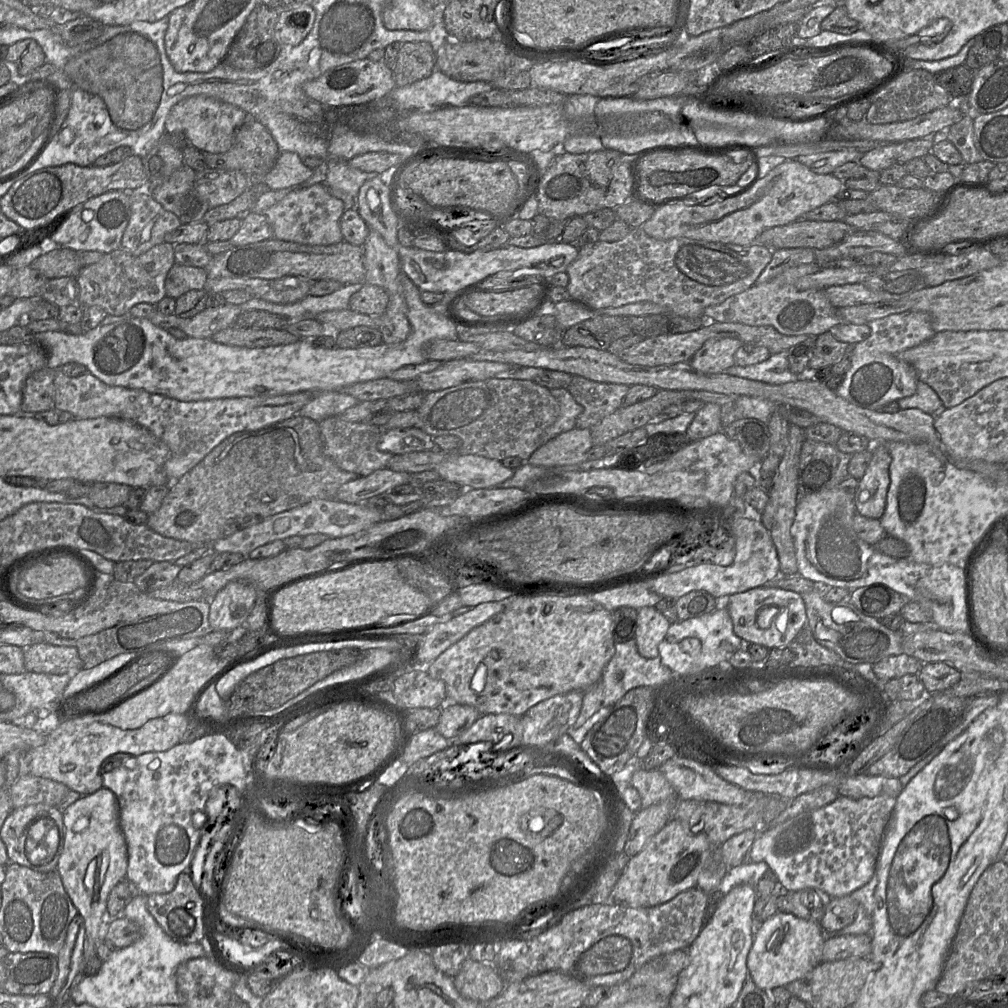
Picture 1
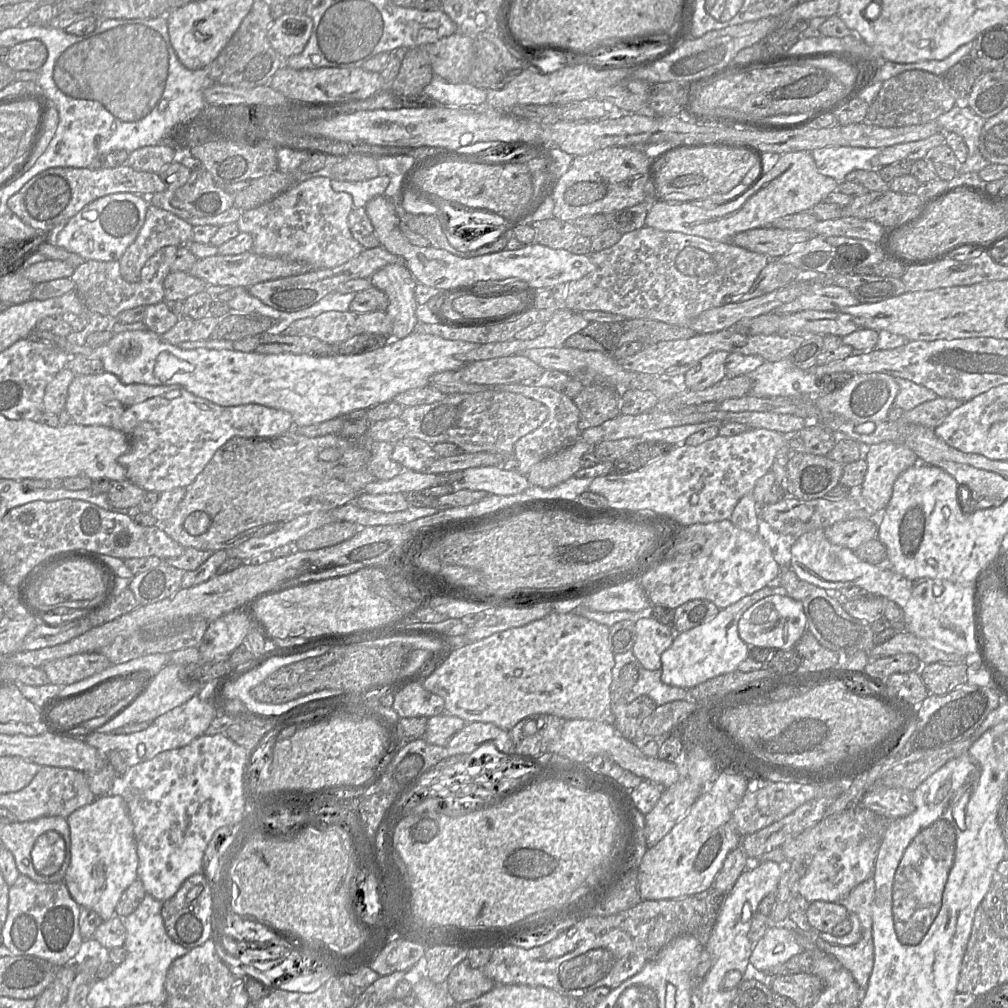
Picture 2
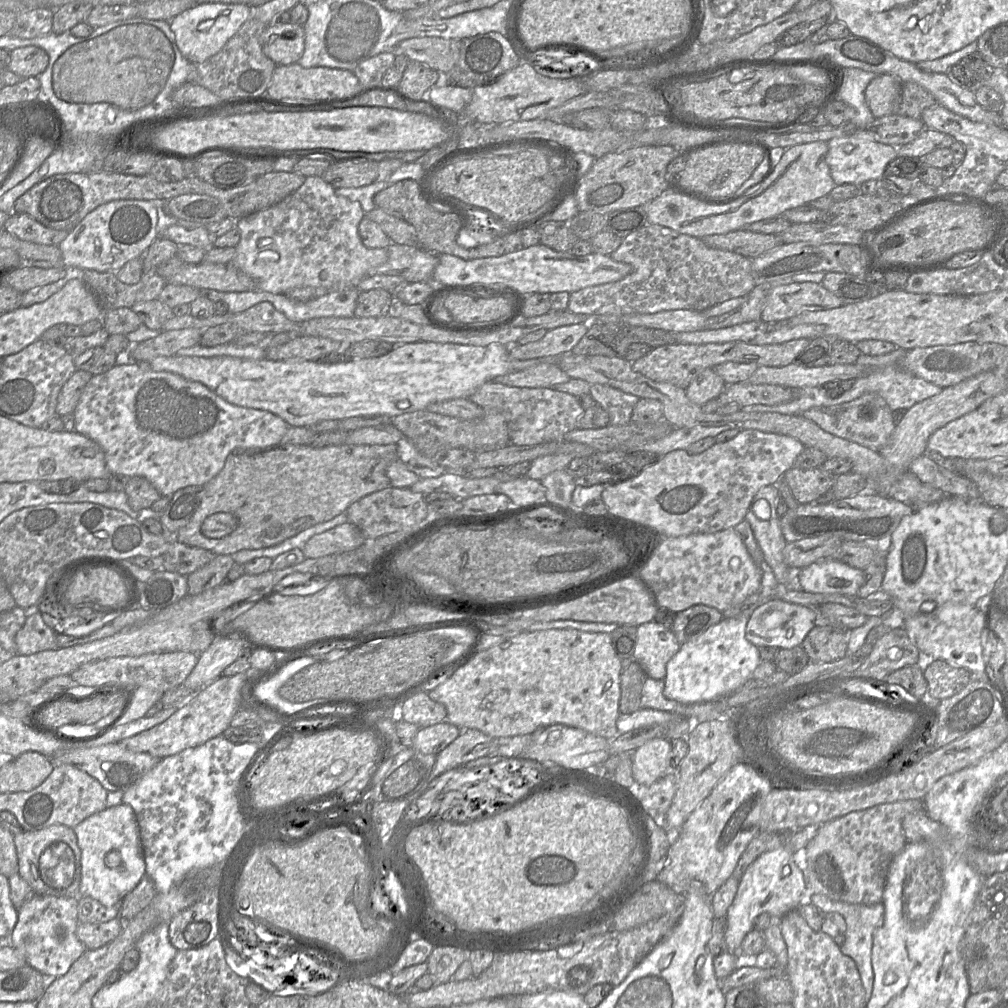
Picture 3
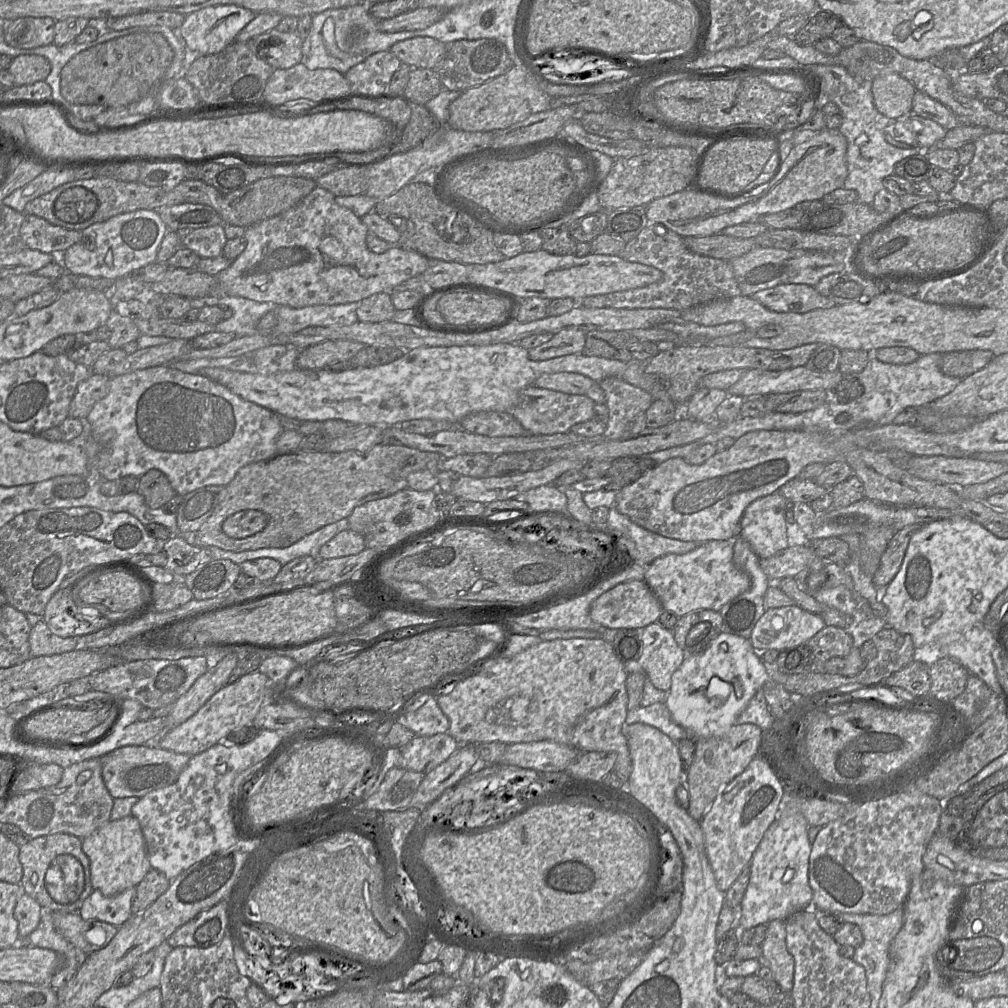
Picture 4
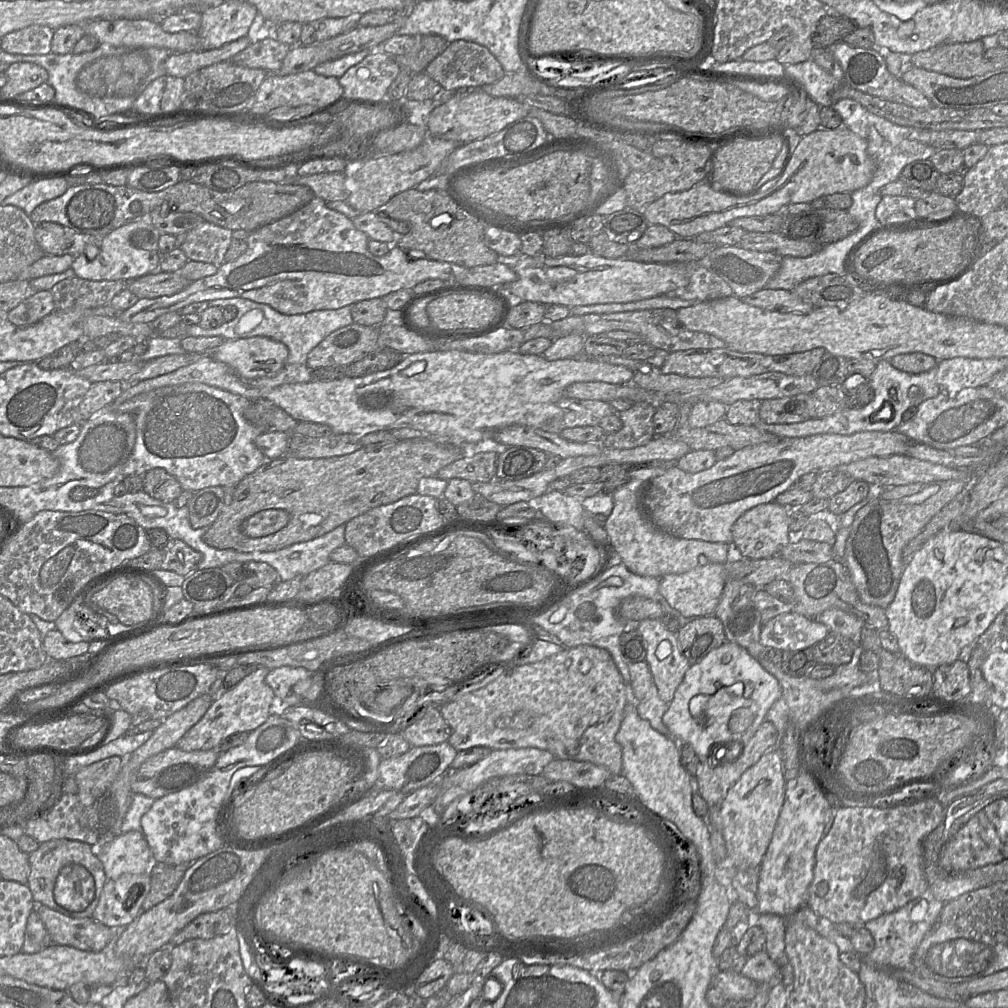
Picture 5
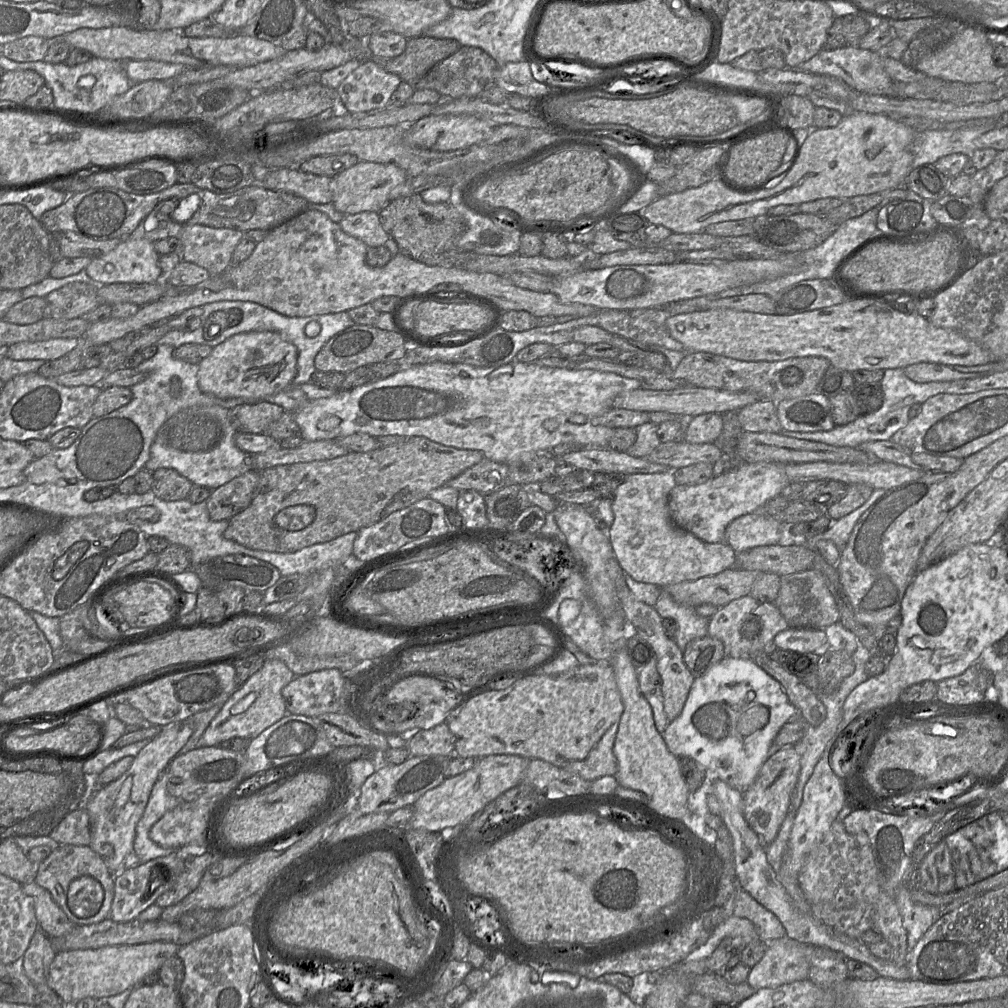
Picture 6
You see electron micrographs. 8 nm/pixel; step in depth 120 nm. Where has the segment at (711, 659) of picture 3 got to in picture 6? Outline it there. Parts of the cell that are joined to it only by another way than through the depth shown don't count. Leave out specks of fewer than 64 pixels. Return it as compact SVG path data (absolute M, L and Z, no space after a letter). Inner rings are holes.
M725 656L704 675L694 679L680 715L663 733L669 751L675 756L691 757L710 773L712 781L722 780L744 793L755 781L769 749L784 724L798 713L781 684L750 658Z

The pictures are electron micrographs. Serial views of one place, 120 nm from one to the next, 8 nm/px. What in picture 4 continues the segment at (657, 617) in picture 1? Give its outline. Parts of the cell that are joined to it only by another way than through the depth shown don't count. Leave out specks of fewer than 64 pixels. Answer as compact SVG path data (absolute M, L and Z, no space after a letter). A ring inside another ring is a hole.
M654 622L642 628L643 652L638 659L652 684L668 692L673 673L685 659L672 630Z

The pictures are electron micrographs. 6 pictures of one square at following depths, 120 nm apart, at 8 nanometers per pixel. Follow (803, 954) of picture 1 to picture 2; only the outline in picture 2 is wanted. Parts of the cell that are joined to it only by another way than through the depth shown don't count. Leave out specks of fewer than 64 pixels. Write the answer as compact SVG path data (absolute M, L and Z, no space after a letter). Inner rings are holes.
M788 925L768 927L765 935L754 944L751 951L749 978L769 984L774 977L764 972L782 965L791 957L803 952L803 947L796 940L797 929Z

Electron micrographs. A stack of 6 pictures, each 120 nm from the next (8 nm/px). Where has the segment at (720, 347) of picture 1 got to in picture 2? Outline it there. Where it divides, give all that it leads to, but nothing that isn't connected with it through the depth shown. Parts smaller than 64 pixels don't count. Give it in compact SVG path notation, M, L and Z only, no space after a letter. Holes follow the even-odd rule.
M715 351L702 358L686 372L686 389L703 390L726 378L725 360L729 354L727 351Z

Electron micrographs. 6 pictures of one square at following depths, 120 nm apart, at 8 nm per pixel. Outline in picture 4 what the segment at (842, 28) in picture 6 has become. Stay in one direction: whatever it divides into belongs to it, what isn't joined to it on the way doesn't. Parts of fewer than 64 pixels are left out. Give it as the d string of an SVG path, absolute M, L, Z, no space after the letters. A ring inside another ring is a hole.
M818 8L814 15L811 15L811 20L803 28L801 28L794 36L788 37L793 37L800 45L814 45L824 38L831 37L834 30L842 25L843 23L837 15L832 12L825 12Z

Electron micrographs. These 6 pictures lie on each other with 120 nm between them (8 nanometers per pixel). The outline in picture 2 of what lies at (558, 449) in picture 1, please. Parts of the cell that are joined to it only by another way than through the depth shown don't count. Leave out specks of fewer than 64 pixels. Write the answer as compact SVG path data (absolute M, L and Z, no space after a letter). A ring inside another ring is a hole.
M581 438L572 446L533 465L527 474L531 485L554 487L573 477L581 468L581 459L592 446Z

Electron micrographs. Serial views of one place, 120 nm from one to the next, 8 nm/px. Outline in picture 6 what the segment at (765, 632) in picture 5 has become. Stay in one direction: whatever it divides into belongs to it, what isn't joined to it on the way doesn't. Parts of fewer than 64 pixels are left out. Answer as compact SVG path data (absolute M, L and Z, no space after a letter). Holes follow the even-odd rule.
M792 628L779 632L773 640L773 646L790 652L819 653L827 646L824 629Z

